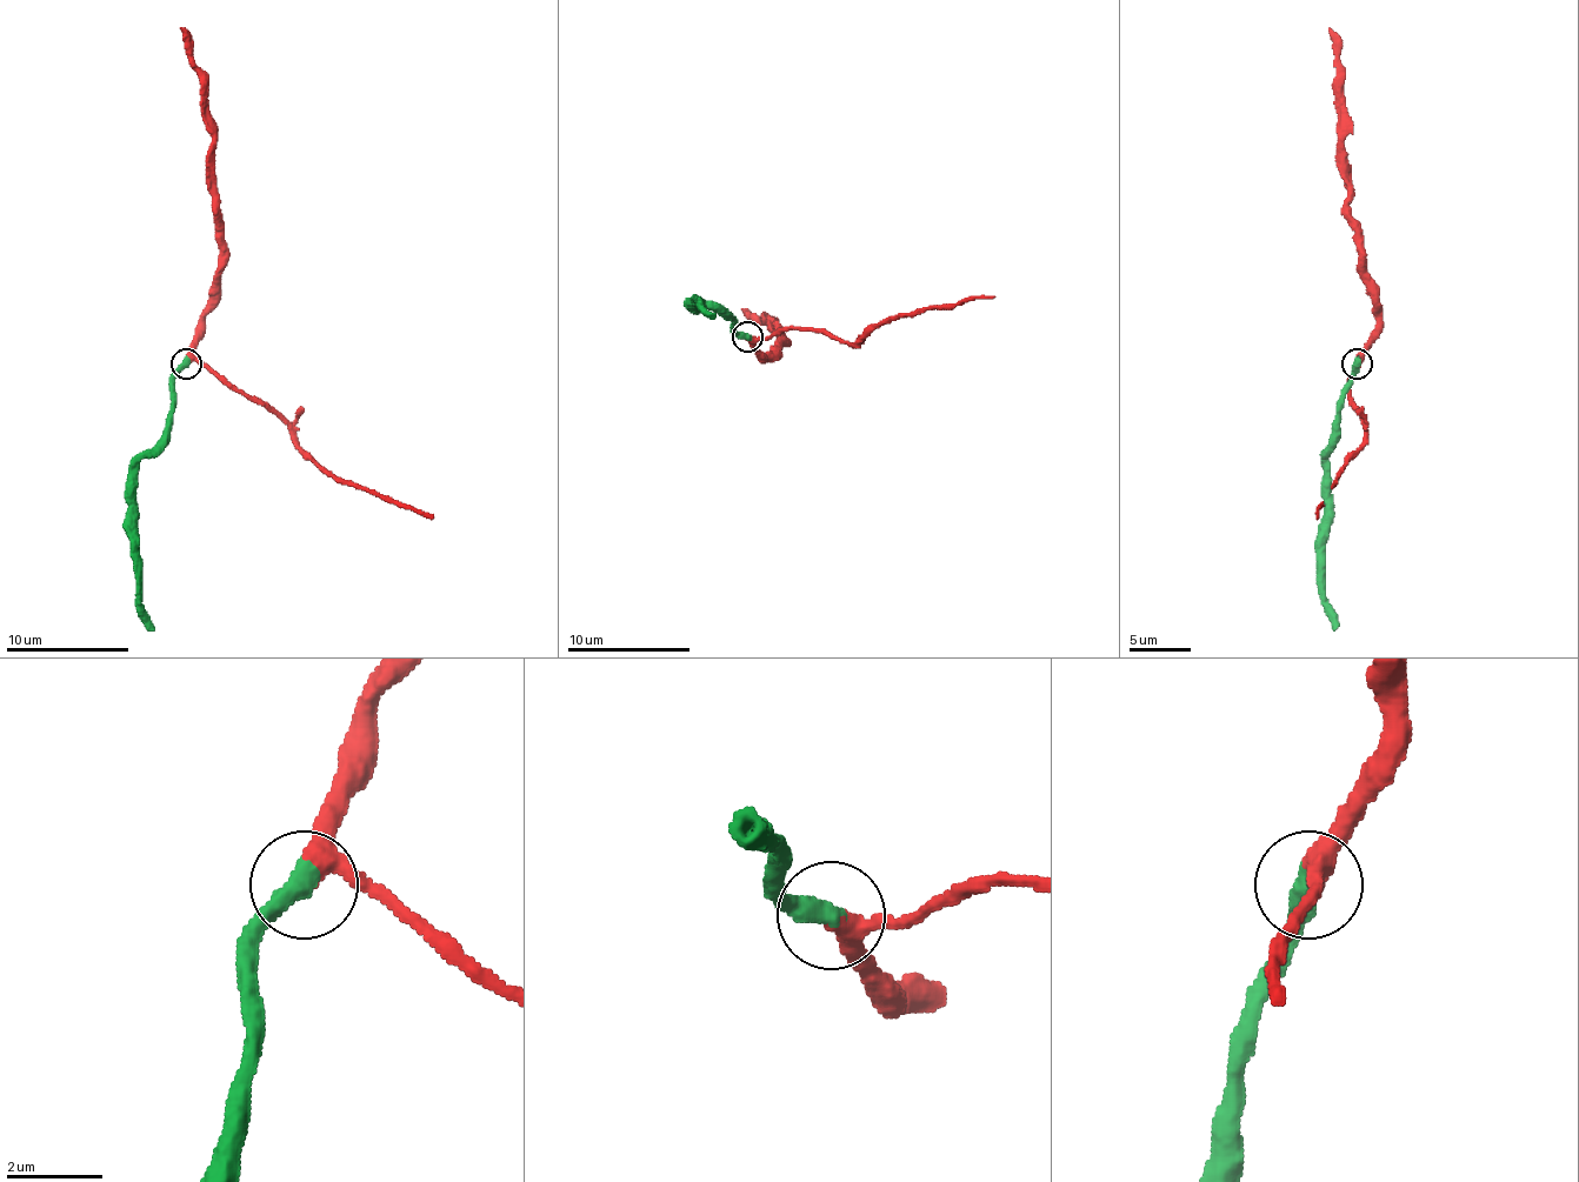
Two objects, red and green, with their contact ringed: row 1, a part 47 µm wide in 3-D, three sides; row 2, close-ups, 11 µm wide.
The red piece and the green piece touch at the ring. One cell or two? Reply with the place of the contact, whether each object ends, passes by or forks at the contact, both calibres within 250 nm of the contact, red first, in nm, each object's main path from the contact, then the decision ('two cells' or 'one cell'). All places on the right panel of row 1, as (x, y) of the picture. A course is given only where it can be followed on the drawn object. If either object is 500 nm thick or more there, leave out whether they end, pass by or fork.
(1357, 364) | red passes by | green ends | 320/480 nm | red via (1358, 362), (1376, 326), (1373, 286), (1364, 267), (1360, 224), (1348, 206), (1339, 37), (1330, 27) | green via (1358, 362), (1348, 381), (1339, 431), (1327, 455), (1324, 609), (1333, 630) | one cell

